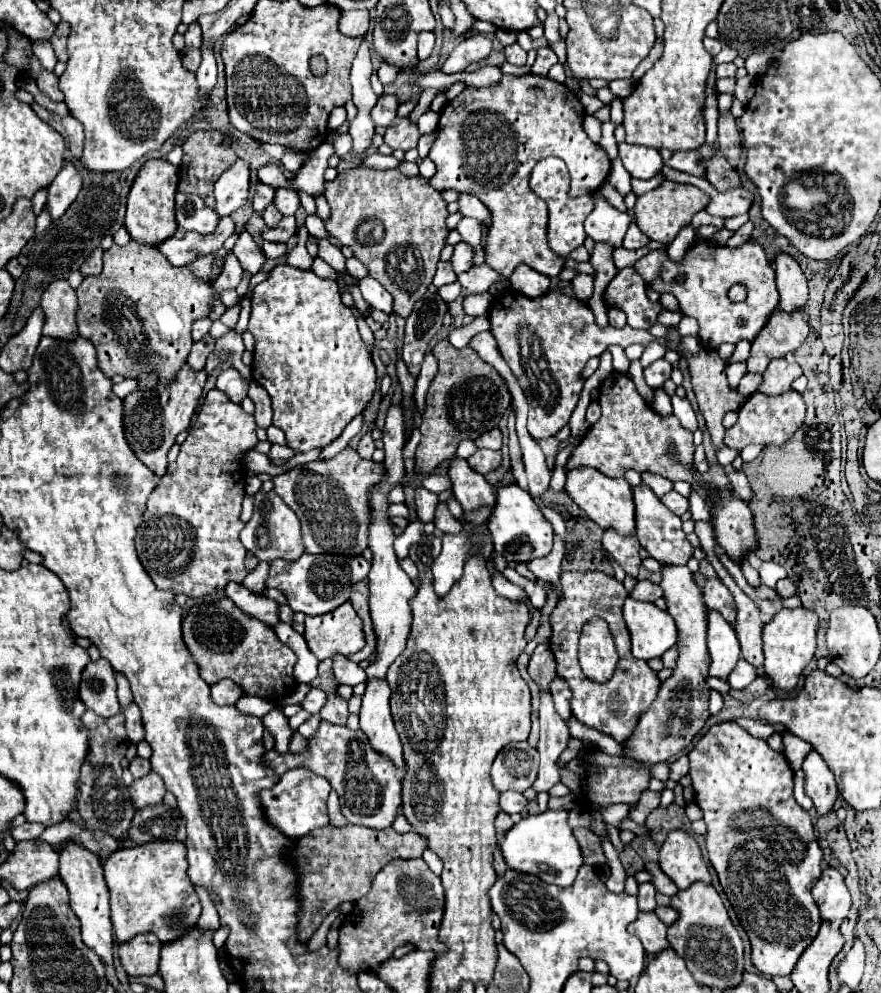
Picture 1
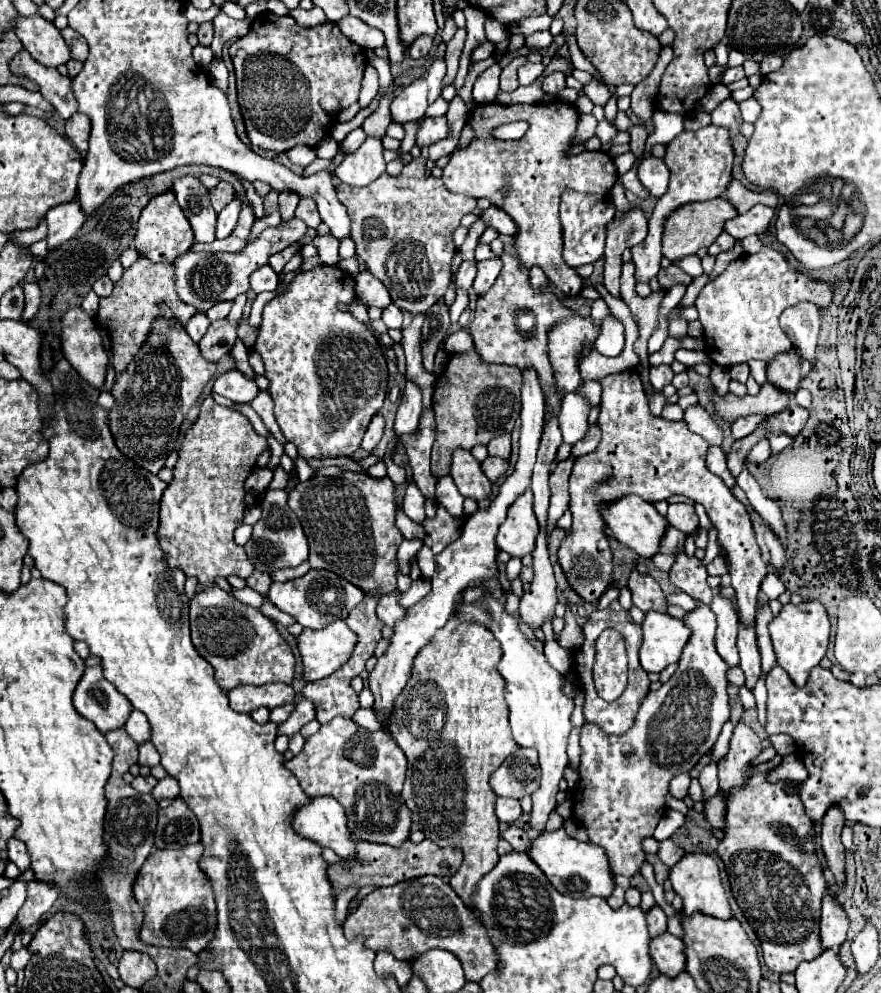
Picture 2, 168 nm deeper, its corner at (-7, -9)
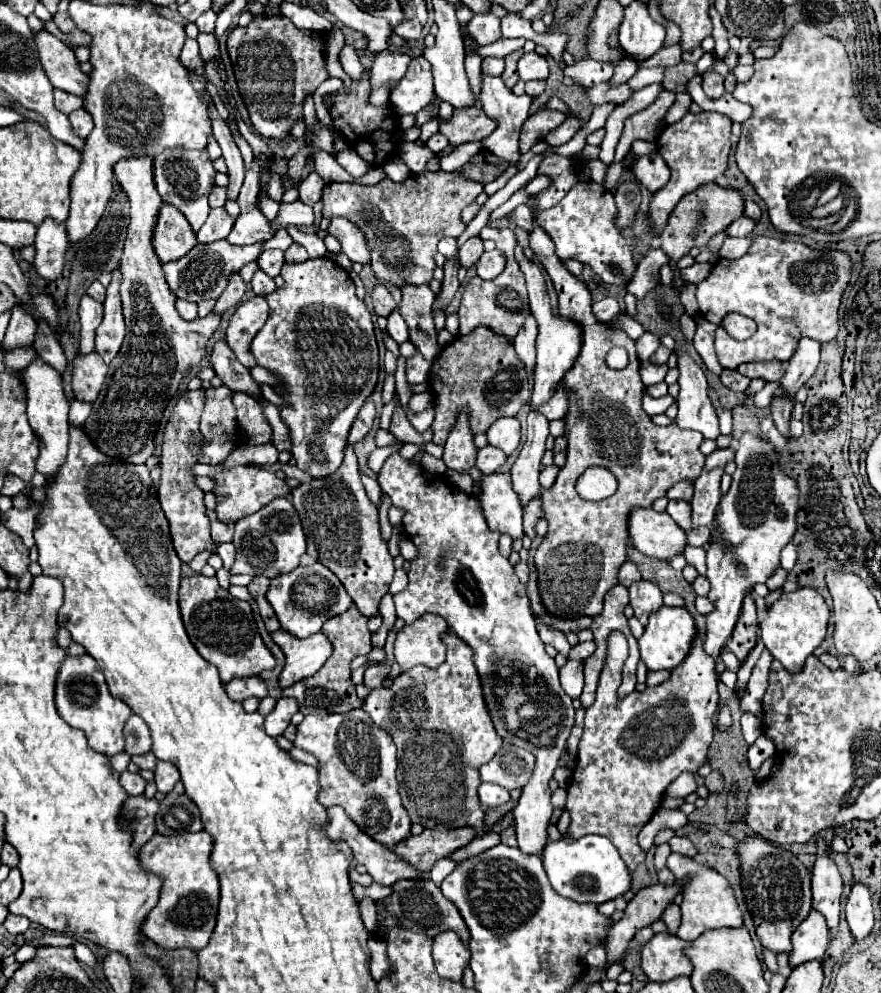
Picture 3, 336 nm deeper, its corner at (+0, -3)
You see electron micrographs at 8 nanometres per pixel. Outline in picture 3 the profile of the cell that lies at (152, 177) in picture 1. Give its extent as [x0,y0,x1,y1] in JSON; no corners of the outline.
[153,205,197,263]

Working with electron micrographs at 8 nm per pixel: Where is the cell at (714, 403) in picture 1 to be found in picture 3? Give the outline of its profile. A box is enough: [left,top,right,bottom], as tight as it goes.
[659,183,745,267]

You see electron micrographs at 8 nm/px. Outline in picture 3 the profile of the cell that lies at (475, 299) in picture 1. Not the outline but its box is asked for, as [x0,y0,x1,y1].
[477,249,505,279]

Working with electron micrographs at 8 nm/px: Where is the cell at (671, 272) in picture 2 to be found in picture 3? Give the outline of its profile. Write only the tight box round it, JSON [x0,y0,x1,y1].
[681,263,713,283]

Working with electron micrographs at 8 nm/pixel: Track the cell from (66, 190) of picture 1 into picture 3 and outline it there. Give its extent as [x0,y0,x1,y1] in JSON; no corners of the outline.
[33,221,69,281]

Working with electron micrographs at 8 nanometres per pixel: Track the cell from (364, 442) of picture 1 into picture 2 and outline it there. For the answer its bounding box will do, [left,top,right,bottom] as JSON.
[362,413,384,453]

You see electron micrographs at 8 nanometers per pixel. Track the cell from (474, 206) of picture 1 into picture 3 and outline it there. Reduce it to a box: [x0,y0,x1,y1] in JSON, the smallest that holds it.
[509,205,533,231]

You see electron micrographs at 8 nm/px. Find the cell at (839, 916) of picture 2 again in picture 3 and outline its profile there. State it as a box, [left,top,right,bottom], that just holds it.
[789,913,829,967]

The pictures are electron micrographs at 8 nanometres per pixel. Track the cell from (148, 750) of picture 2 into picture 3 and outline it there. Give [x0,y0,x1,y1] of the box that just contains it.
[131,753,157,771]

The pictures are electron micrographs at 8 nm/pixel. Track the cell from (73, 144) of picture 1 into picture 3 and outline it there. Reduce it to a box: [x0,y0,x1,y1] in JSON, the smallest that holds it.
[69,109,93,137]

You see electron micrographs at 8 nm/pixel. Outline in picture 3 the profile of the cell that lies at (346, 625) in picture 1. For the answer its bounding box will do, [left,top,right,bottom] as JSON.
[271,629,333,689]

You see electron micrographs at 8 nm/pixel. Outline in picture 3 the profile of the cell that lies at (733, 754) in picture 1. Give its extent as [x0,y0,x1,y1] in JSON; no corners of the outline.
[737,837,811,953]

